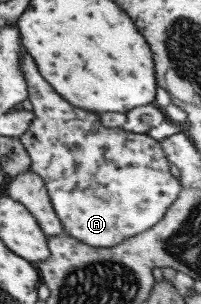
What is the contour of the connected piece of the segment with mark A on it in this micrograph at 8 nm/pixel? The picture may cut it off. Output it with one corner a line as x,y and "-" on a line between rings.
27,51
20,54
20,60
21,75
27,85
27,99
34,117
27,132
18,140
30,158
28,170
43,179
49,202
63,230
87,246
102,249
118,245
159,222
182,189
178,179
168,171
168,160
160,144
146,134
102,126
99,114
73,108
63,98
59,98
59,94
55,94
53,88
39,76

